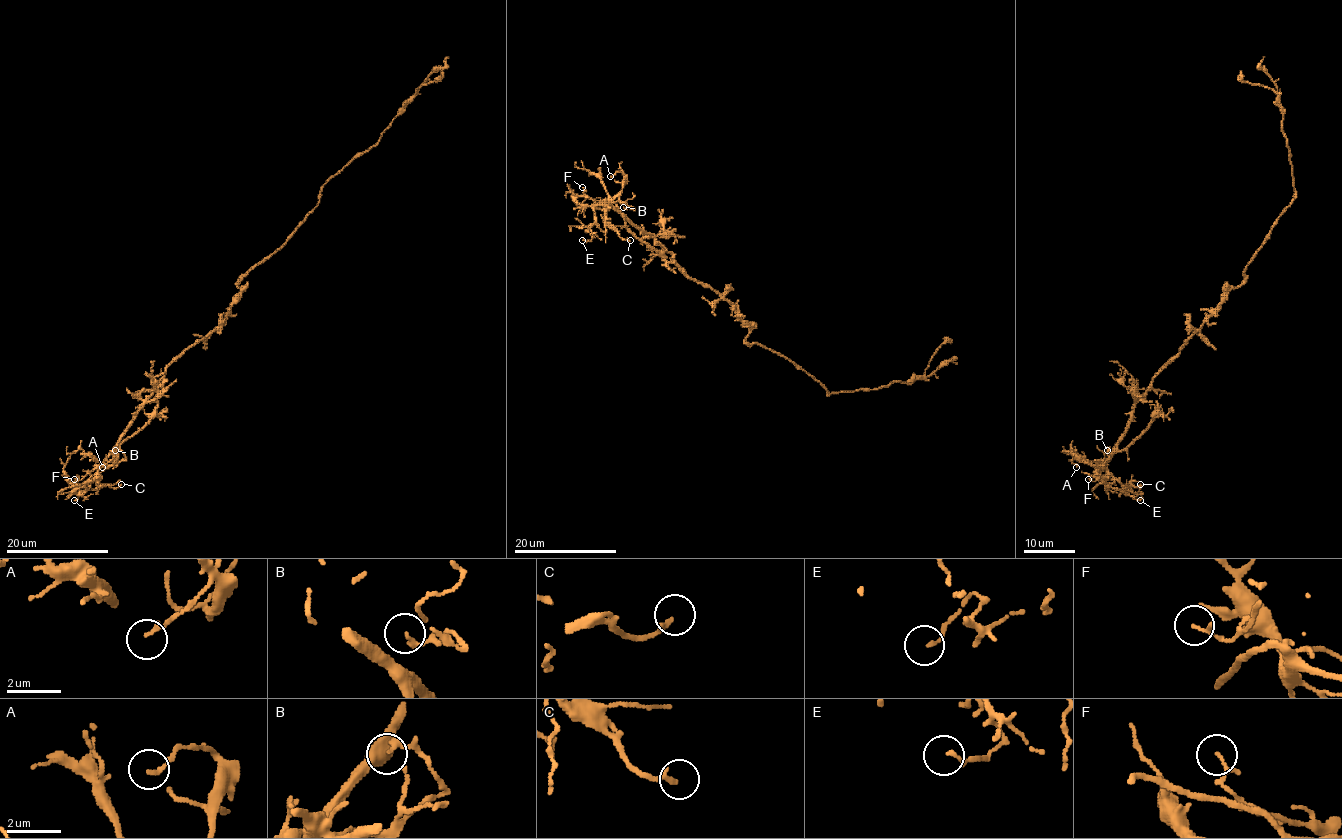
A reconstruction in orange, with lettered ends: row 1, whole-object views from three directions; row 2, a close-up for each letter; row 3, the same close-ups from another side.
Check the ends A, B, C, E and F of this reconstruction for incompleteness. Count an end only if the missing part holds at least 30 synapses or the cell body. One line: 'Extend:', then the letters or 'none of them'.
Extend: none of them

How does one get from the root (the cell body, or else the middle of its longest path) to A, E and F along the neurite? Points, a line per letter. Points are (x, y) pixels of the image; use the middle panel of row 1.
A: (747, 327), (727, 300), (694, 281), (650, 233), (612, 204), (622, 189), (623, 173), (610, 176)
E: (747, 327), (727, 300), (694, 281), (650, 233), (612, 207), (594, 208), (593, 239), (582, 240)
F: (747, 327), (727, 300), (694, 281), (650, 233), (607, 204), (587, 196), (582, 187)

